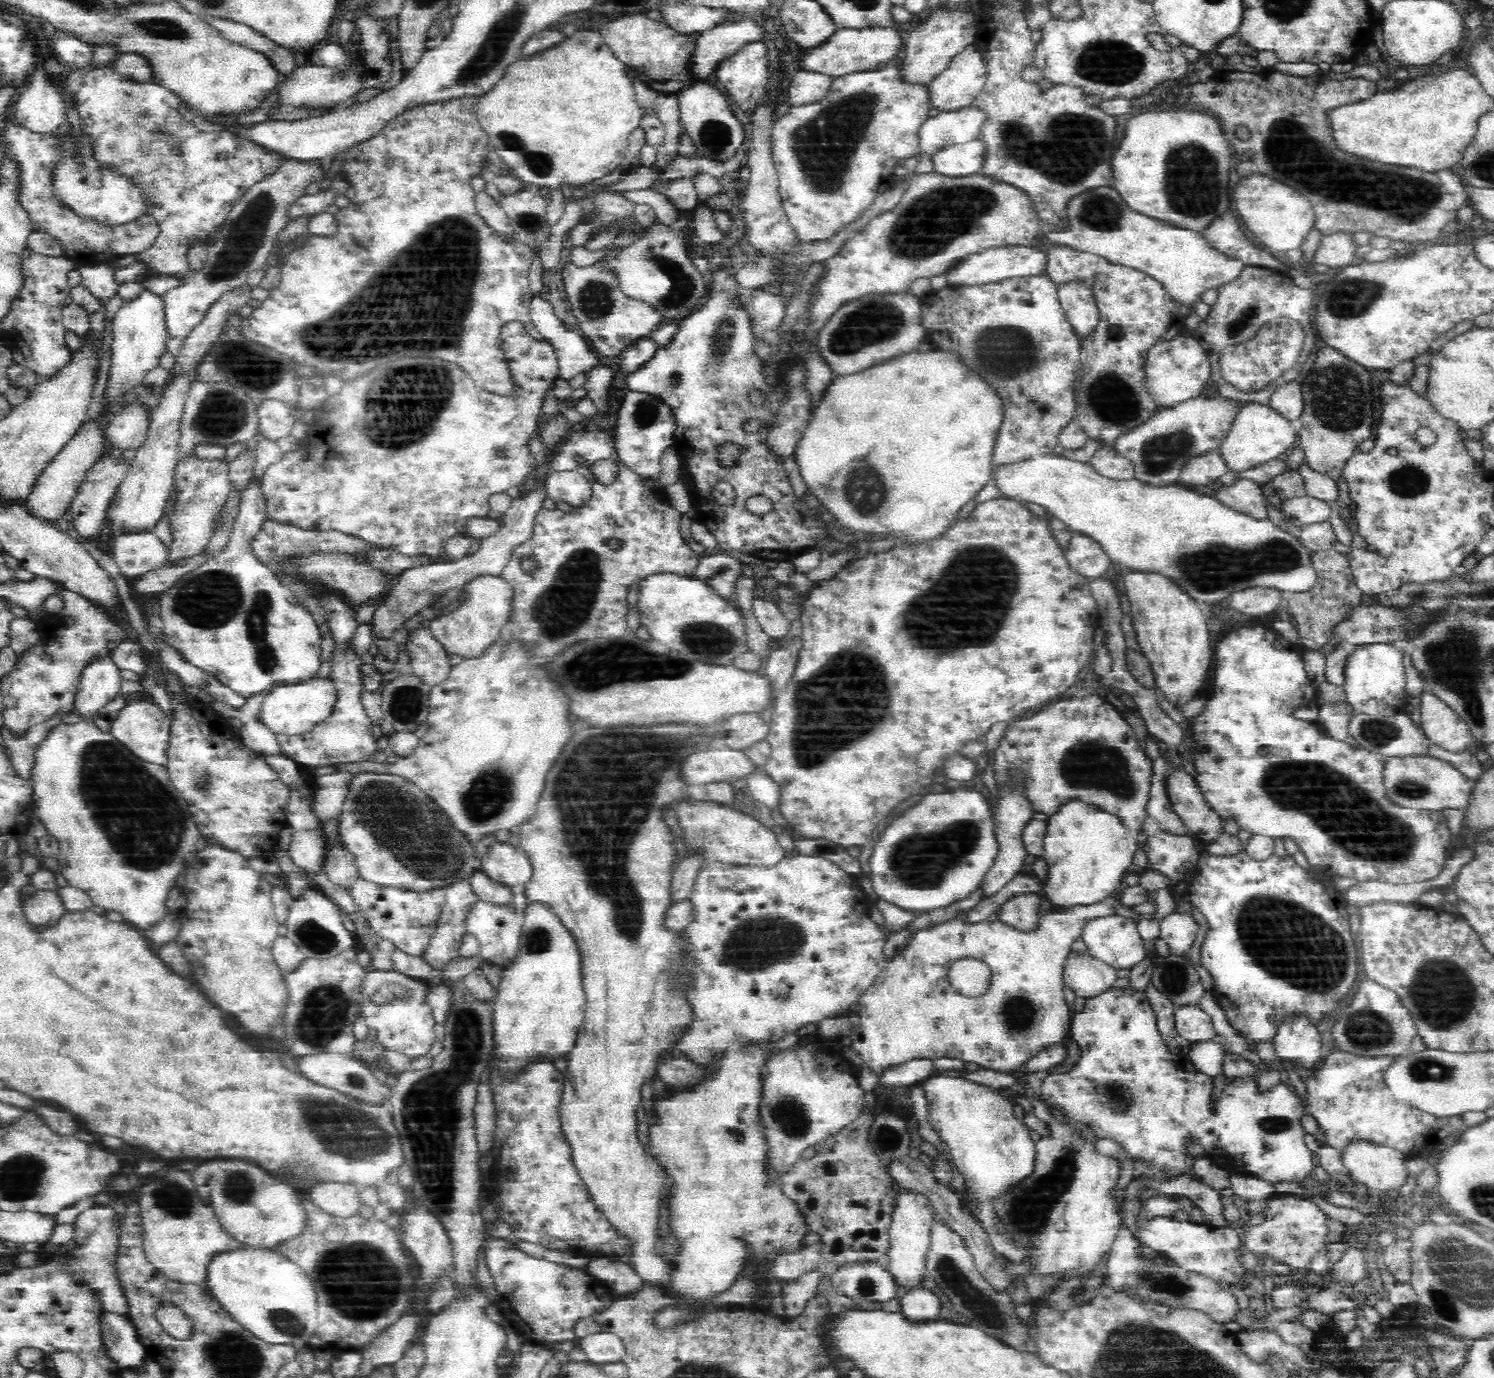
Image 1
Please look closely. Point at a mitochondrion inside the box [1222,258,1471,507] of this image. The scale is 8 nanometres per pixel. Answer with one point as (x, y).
(1337, 393)

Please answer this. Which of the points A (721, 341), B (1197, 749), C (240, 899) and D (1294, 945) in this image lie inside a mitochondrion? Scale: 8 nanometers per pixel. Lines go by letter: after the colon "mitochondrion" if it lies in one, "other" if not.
A: mitochondrion
B: other
C: other
D: mitochondrion

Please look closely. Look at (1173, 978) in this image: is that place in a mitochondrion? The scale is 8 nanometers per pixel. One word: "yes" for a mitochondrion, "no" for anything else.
yes

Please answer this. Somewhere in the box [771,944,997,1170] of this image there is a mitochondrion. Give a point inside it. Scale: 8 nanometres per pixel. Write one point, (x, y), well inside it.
(888, 1139)

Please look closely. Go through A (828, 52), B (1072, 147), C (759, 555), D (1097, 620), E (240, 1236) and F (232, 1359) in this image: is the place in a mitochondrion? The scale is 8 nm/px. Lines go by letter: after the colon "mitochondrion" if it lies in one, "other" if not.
A: other
B: mitochondrion
C: other
D: other
E: other
F: mitochondrion

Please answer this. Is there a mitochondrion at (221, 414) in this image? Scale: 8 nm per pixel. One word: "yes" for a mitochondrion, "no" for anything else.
yes

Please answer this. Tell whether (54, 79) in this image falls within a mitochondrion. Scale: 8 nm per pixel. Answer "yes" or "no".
no

